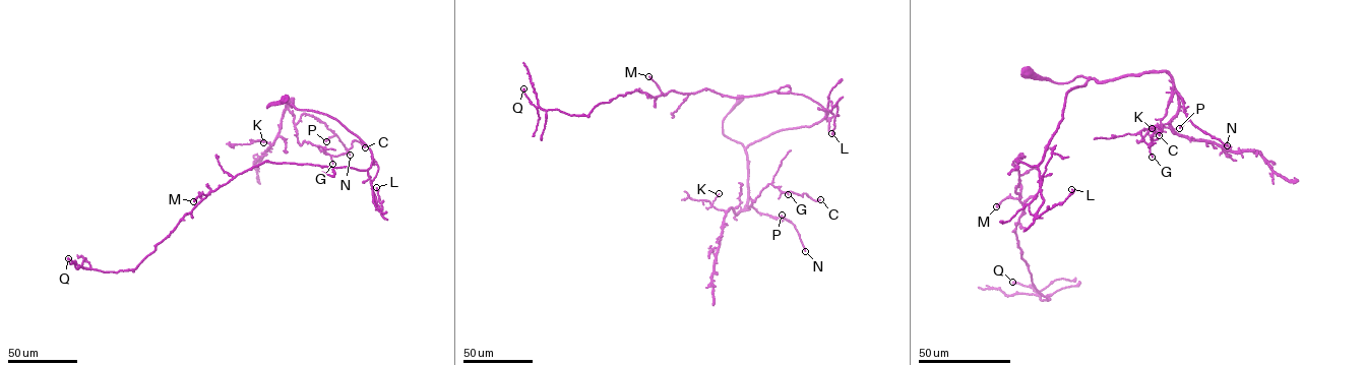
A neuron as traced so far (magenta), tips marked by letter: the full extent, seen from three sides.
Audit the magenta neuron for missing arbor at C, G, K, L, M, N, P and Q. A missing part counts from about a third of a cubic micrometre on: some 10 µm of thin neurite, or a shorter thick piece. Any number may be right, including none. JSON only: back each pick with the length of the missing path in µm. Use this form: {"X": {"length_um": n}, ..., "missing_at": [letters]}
{"missing_at": []}

